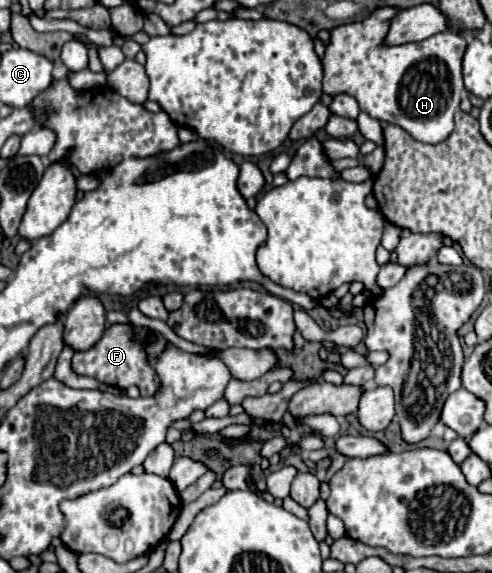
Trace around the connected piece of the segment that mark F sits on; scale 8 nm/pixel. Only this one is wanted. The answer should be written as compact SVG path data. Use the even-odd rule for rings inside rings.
M114 324L114 328L108 328L104 336L98 340L98 344L86 352L76 352L72 358L72 368L76 374L96 378L100 382L118 386L118 388L128 388L136 384L140 388L142 396L152 396L158 386L156 386L156 372L146 360L146 352L142 344L134 340L134 326L130 324Z

